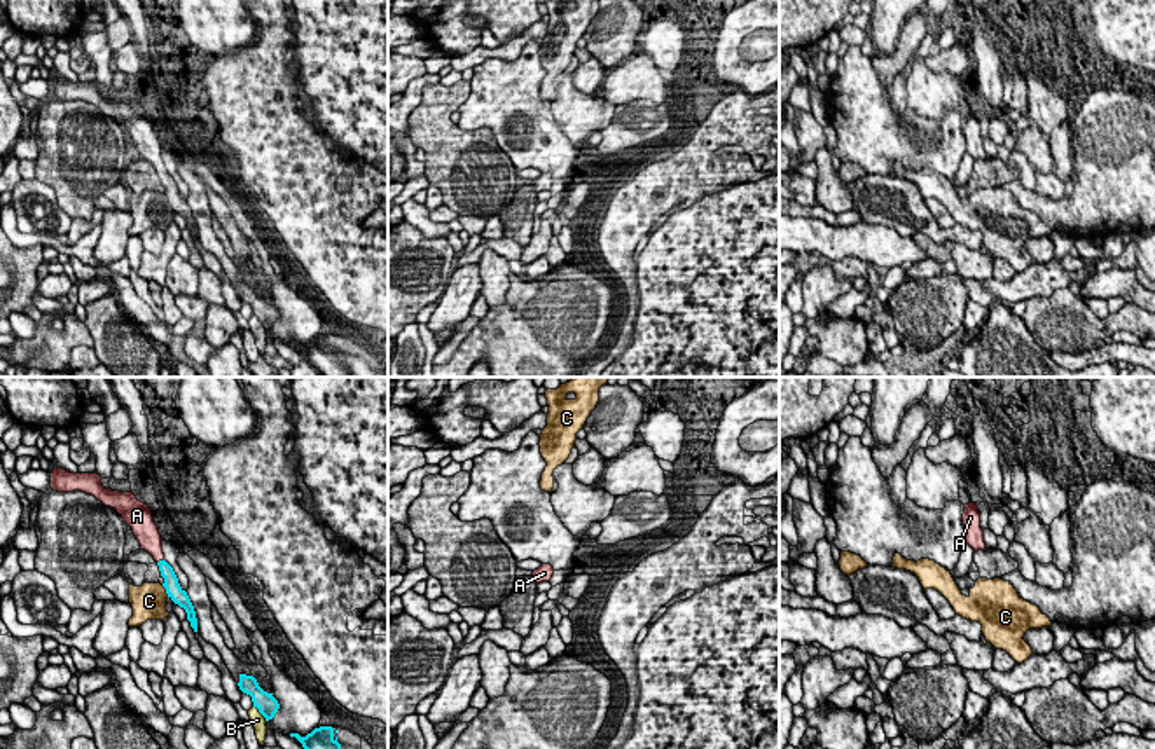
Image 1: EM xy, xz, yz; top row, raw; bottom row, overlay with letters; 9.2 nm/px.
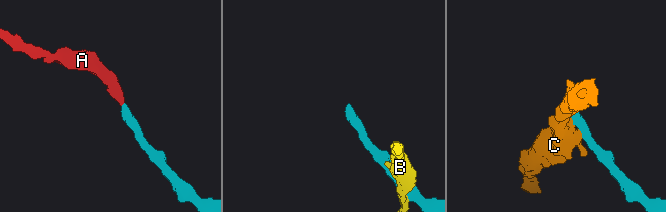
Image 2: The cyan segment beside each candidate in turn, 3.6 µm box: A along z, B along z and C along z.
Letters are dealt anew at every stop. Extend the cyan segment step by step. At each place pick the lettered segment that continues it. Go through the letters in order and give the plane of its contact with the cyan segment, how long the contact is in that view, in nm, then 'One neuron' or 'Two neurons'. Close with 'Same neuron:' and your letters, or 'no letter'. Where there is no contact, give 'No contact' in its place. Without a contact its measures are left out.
A: Touches cyan in xy. Shared border 70 nm. One neuron
B: Touches cyan in xy. Shared border 200 nm. Two neurons
C: Touches cyan in xy. Shared border 130 nm. Two neurons
Same neuron: A

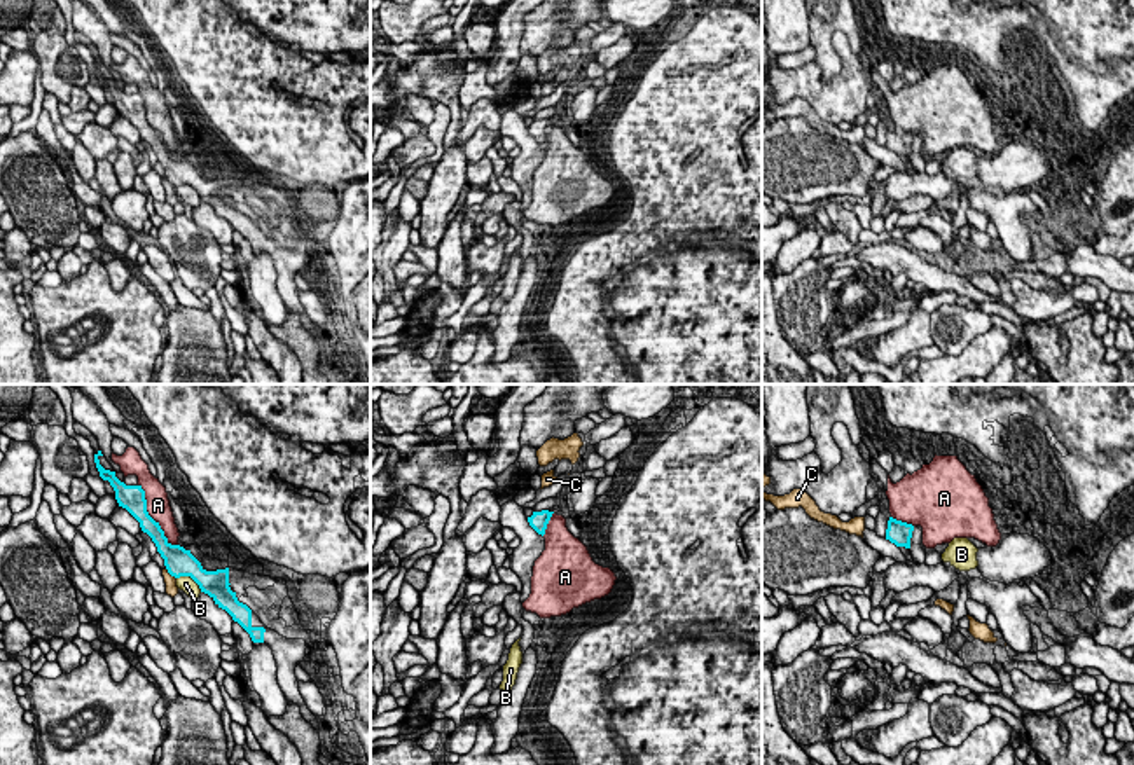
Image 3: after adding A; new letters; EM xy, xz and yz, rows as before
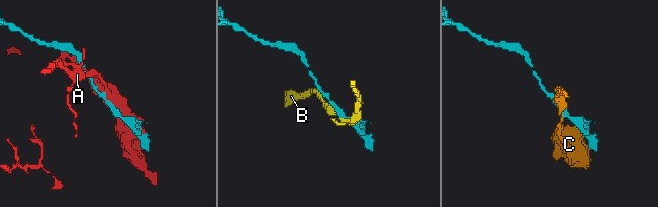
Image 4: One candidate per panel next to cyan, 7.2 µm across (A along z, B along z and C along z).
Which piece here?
A: Touches cyan in xy. Shared border 700 nm. Two neurons
B: Touches cyan in xy. Shared border 280 nm. Two neurons
C: Touches cyan in xy. Shared border 140 nm. Two neurons
Same neuron: no letter

